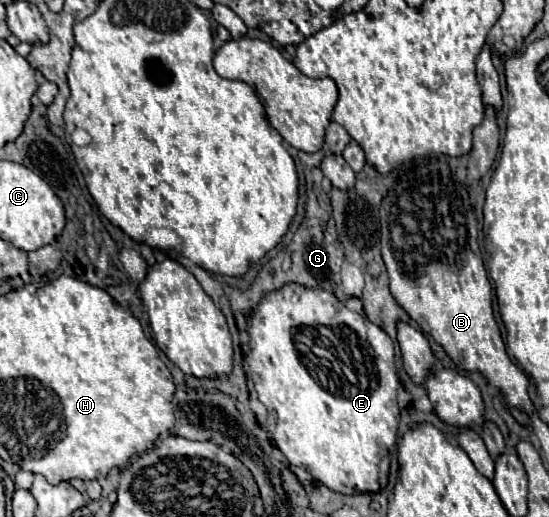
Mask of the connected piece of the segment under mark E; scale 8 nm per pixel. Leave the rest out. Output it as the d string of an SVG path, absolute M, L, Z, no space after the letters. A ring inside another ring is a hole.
M288 283L268 293L252 311L248 333L252 347L246 359L248 371L254 379L258 399L268 407L266 425L290 465L308 469L316 481L344 495L384 489L400 419L396 401L400 381L394 367L394 345L386 331L360 313L346 309L328 291Z

